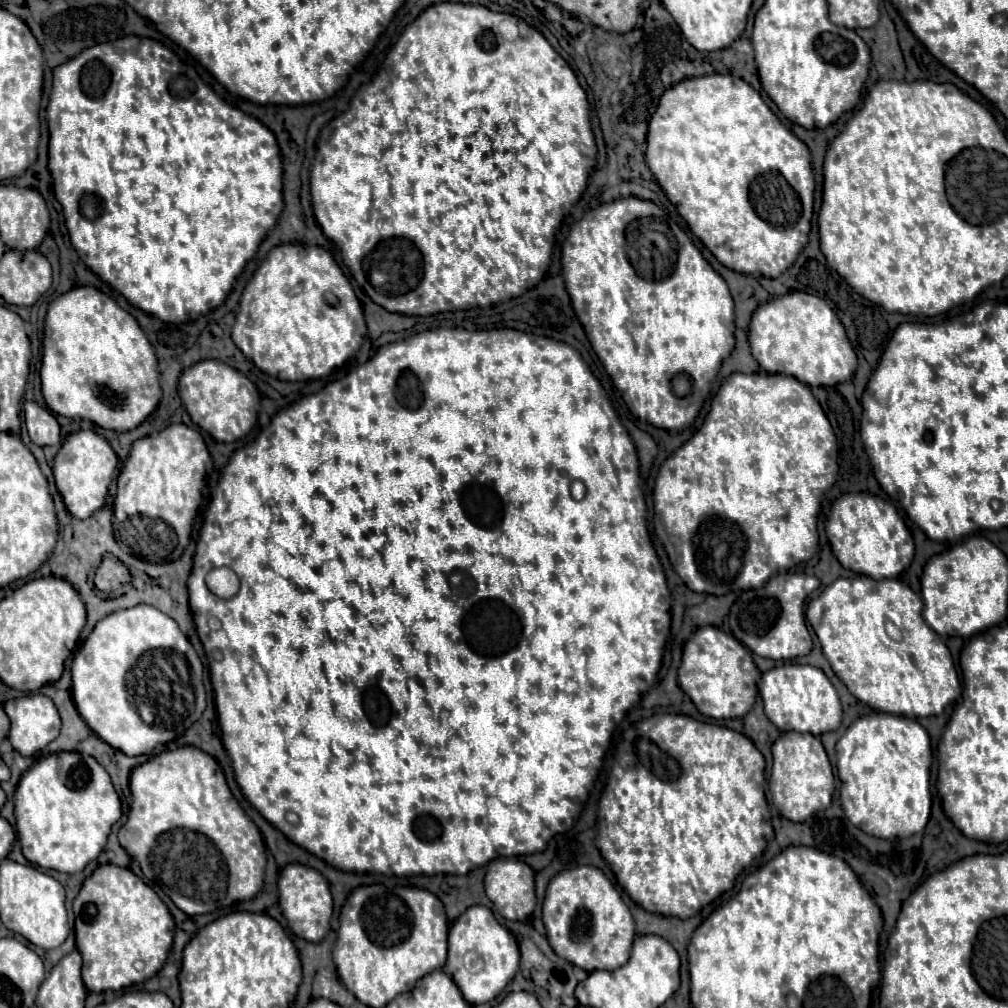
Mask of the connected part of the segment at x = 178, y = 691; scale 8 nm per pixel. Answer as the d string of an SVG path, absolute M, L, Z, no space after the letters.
M137 604L133 608L113 612L101 622L97 622L89 638L75 652L71 666L73 674L71 692L79 716L103 742L107 742L115 750L121 750L127 756L141 756L149 754L157 744L167 744L175 736L181 736L197 718L201 718L205 710L203 671L204 667L198 654L188 638L179 630L177 622L149 604Z

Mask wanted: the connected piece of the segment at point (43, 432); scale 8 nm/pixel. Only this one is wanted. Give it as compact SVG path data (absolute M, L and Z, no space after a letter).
M25 402L23 412L29 438L33 440L33 444L43 448L43 446L55 446L59 442L59 424L53 412L37 406L35 402Z

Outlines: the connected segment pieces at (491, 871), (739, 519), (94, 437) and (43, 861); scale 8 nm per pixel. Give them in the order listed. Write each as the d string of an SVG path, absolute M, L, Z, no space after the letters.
M497 858L489 862L485 892L507 920L525 922L535 910L533 870L517 858Z
M735 372L721 384L719 392L715 394L713 402L711 402L711 410L709 410L701 430L689 442L685 442L679 450L675 450L675 454L671 454L663 462L663 466L657 474L655 488L653 488L655 534L659 536L659 540L663 542L665 550L669 554L673 570L679 574L679 578L685 582L685 586L691 588L693 592L723 596L723 594L729 594L735 590L763 588L775 572L779 572L783 568L791 568L799 562L807 562L815 556L815 552L817 552L817 516L819 516L823 494L837 480L837 468L839 468L837 466L837 440L835 440L833 428L831 428L825 412L821 410L819 402L815 400L815 396L811 394L811 390L805 384L801 384L797 378L783 376L783 374L767 374L767 372L739 374L739 372Z
M79 430L65 440L59 454L55 456L53 474L57 490L63 496L67 510L75 518L89 518L93 512L103 508L117 462L117 454L109 446L109 442L93 430Z
M57 752L37 760L15 790L15 820L23 856L41 868L75 874L95 860L111 826L121 818L121 802L105 768L79 752Z

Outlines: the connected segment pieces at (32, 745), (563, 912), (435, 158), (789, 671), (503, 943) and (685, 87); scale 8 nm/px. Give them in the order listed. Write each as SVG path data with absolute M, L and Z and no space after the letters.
M45 694L9 700L5 702L5 714L11 720L9 742L21 756L35 756L59 736L59 712Z
M577 866L559 872L547 886L543 902L543 924L551 948L575 966L593 970L615 970L631 954L635 922L607 876L593 866Z
M439 2L439 4L433 4L429 8L425 8L419 18L415 22L411 22L401 38L397 40L397 44L391 48L391 52L387 54L385 62L383 62L380 70L375 77L371 80L371 84L365 84L357 90L357 94L353 96L351 100L351 106L345 114L337 116L335 120L331 120L323 130L321 130L321 136L319 136L319 142L317 142L317 154L315 154L315 162L313 162L313 168L311 168L311 198L313 198L313 214L323 230L323 234L333 240L339 250L341 250L341 256L343 256L343 262L345 266L351 270L351 276L355 278L355 282L367 292L367 296L383 306L385 310L389 312L397 312L397 314L407 314L407 316L431 316L431 314L439 314L439 312L453 312L453 310L469 310L469 308L489 308L497 302L505 302L505 300L511 300L511 298L517 298L521 296L525 290L533 288L547 272L549 268L549 258L551 258L551 248L553 248L553 240L555 240L555 234L559 224L561 224L561 214L565 214L565 208L571 208L579 198L581 194L585 192L587 188L588 179L590 177L593 168L595 167L595 158L597 158L597 146L595 146L595 140L593 132L591 132L591 126L589 126L589 102L587 102L587 94L585 90L579 86L577 82L577 76L575 72L569 68L569 64L551 48L551 44L535 30L531 28L529 24L525 24L523 20L515 20L521 34L515 42L507 42L501 38L499 34L499 24L503 20L507 20L509 14L501 14L501 12L491 12L489 8L485 6L471 6L471 4L455 4L455 2Z
M785 664L763 674L759 682L759 692L763 698L767 718L781 732L809 732L821 736L833 732L841 726L841 702L839 696L823 674L823 670L809 664Z
M485 906L467 908L449 930L449 958L445 972L451 974L469 1004L491 1002L513 980L519 968L519 948L515 936L503 928Z
M711 74L711 76L701 76L701 78L687 78L677 82L675 86L671 86L669 90L665 90L665 94L659 100L659 106L649 122L649 134L647 134L647 152L645 152L645 160L649 170L653 172L653 176L657 178L659 186L663 188L663 192L667 194L667 198L677 206L677 210L681 212L681 216L687 220L691 232L701 238L701 242L713 252L713 256L727 268L741 272L741 274L755 274L761 272L765 278L777 278L783 270L787 270L797 254L805 248L807 244L807 236L811 230L811 218L813 218L813 190L815 190L815 182L813 182L813 170L811 170L811 156L809 156L809 148L795 136L791 134L781 122L779 118L767 108L767 104L763 102L763 98L759 96L759 92L755 92L747 82L743 82L741 78L733 78L733 76L721 76L721 74Z

